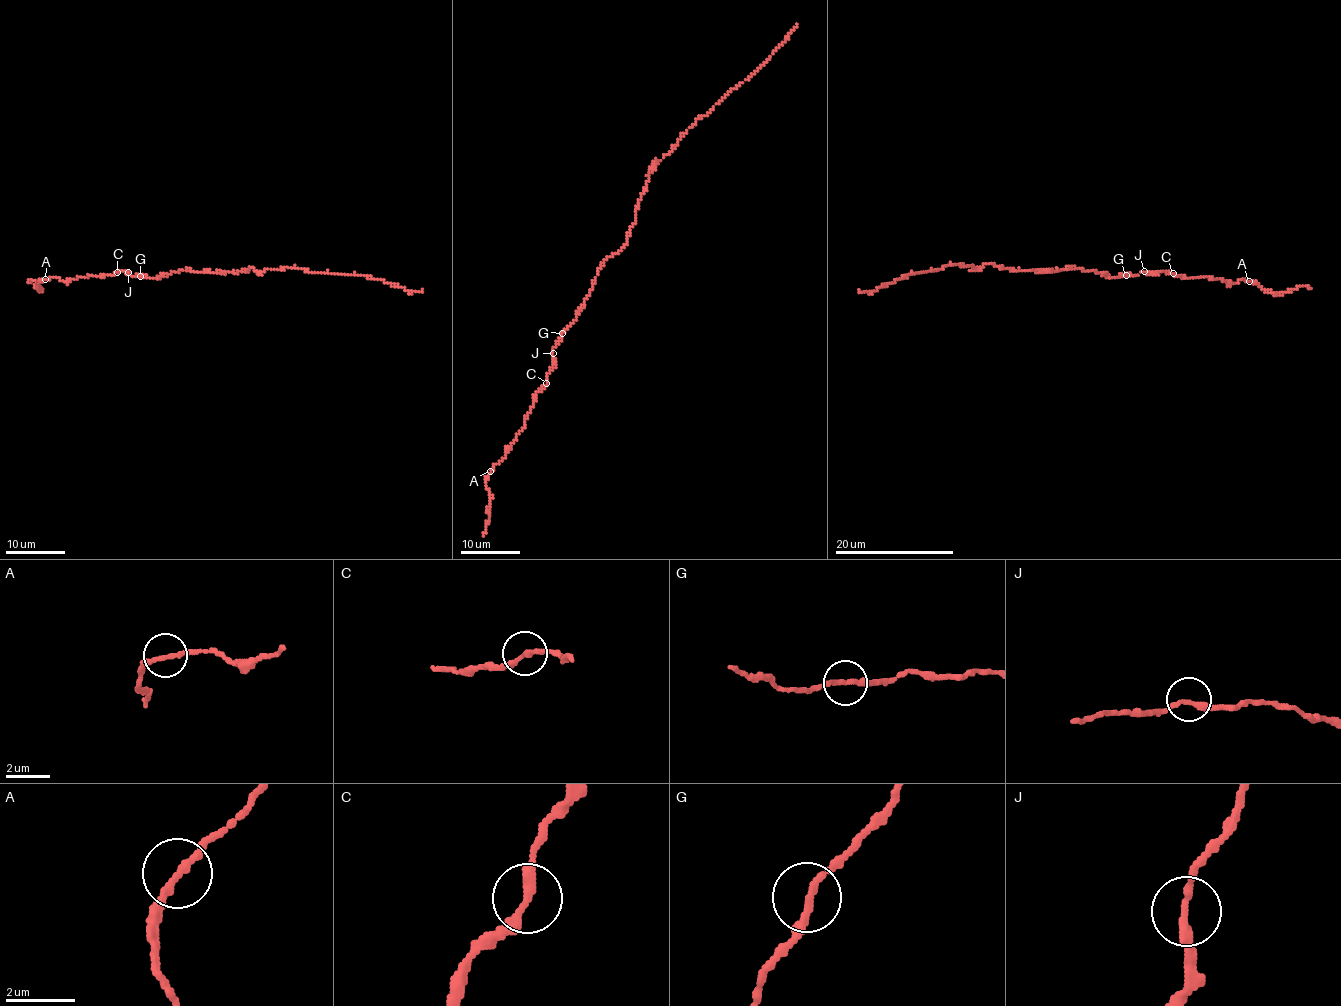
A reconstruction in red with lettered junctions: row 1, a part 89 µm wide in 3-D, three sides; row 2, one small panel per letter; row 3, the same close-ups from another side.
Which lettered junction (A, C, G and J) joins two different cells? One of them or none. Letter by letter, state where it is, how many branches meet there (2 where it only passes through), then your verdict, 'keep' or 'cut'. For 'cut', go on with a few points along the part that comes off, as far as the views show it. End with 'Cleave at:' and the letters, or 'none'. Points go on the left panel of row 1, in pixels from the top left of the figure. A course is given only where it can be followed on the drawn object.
A: (45, 279) | 2 | keep
C: (117, 272) | 2 | keep
G: (140, 276) | 2 | keep
J: (128, 272) | 2 | keep
Cleave at: none

